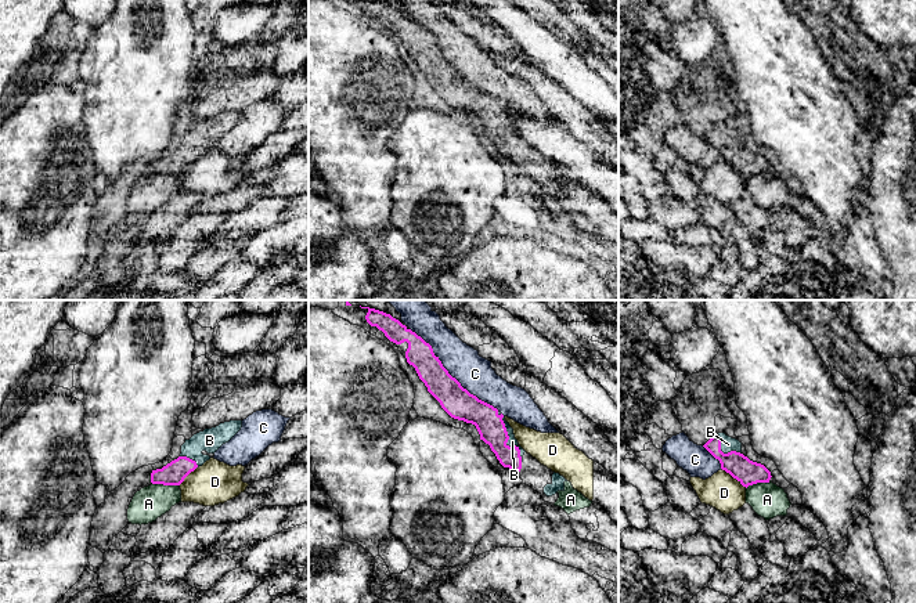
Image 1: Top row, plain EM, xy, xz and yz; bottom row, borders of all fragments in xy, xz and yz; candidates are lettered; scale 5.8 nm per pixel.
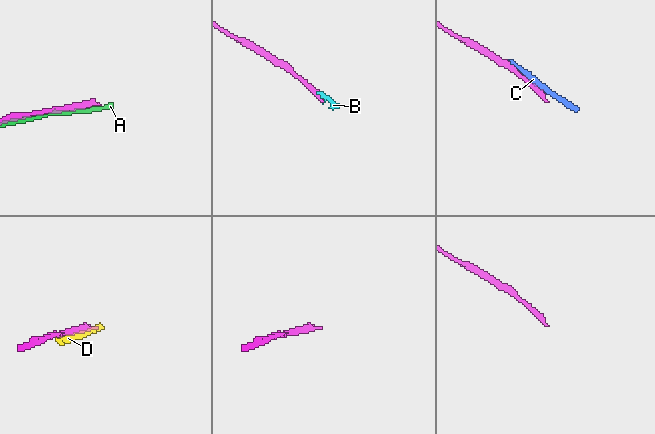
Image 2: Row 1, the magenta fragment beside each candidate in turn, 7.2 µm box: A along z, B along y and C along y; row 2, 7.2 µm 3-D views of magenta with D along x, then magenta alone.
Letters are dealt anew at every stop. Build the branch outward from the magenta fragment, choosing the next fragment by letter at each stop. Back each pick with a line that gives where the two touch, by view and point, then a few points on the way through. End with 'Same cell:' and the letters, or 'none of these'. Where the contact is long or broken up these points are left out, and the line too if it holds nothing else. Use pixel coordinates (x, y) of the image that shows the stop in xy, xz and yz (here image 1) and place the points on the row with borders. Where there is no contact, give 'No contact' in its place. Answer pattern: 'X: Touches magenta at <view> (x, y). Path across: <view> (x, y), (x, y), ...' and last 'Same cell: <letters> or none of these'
B: Touches magenta at xz (507, 441)
Same cell: B

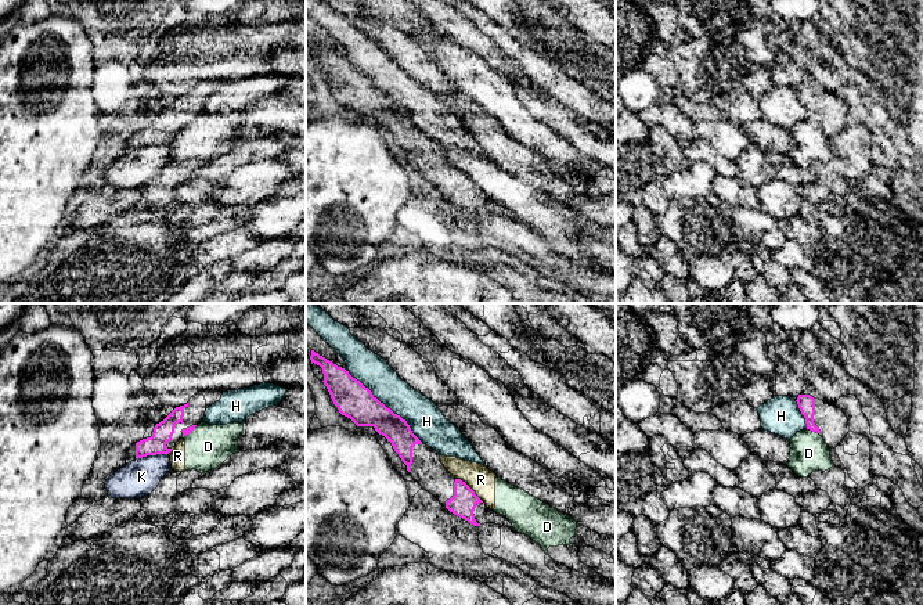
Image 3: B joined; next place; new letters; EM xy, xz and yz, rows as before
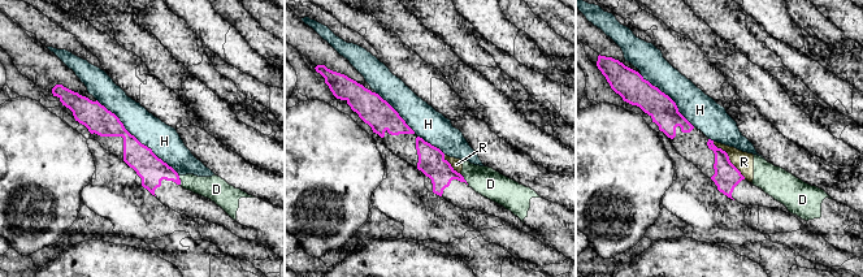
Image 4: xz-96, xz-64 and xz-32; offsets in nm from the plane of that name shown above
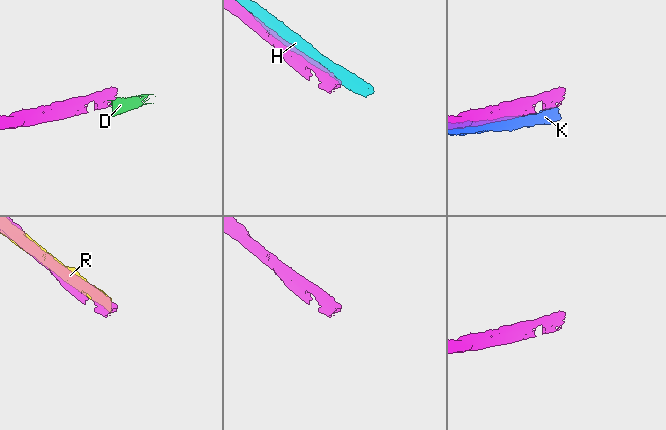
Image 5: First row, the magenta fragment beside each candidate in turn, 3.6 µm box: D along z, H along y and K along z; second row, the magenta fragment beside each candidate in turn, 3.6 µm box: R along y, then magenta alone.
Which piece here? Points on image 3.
Same cell: none of these

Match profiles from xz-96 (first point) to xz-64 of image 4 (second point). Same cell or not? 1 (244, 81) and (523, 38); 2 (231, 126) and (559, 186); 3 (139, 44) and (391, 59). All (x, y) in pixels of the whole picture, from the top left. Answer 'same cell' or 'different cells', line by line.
1: different cells
2: different cells
3: different cells

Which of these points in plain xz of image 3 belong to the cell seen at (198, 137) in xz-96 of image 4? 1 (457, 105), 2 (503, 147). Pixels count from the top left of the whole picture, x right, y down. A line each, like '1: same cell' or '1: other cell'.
1: same cell
2: same cell

